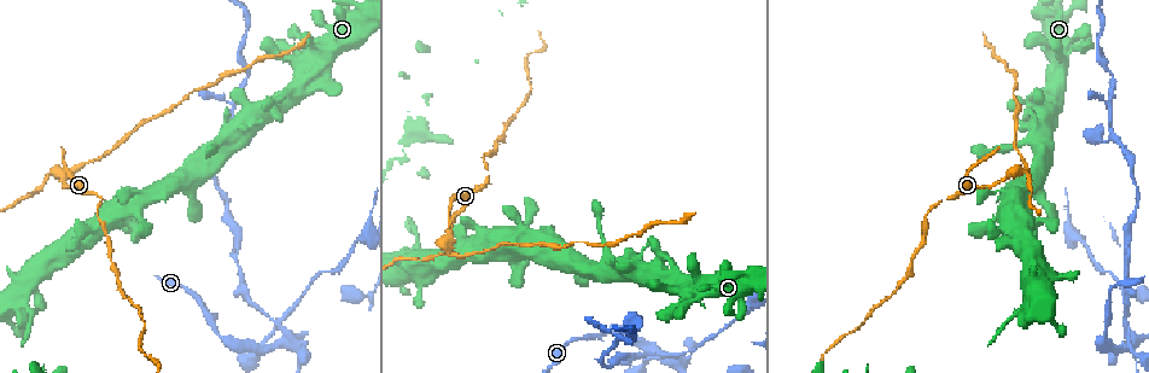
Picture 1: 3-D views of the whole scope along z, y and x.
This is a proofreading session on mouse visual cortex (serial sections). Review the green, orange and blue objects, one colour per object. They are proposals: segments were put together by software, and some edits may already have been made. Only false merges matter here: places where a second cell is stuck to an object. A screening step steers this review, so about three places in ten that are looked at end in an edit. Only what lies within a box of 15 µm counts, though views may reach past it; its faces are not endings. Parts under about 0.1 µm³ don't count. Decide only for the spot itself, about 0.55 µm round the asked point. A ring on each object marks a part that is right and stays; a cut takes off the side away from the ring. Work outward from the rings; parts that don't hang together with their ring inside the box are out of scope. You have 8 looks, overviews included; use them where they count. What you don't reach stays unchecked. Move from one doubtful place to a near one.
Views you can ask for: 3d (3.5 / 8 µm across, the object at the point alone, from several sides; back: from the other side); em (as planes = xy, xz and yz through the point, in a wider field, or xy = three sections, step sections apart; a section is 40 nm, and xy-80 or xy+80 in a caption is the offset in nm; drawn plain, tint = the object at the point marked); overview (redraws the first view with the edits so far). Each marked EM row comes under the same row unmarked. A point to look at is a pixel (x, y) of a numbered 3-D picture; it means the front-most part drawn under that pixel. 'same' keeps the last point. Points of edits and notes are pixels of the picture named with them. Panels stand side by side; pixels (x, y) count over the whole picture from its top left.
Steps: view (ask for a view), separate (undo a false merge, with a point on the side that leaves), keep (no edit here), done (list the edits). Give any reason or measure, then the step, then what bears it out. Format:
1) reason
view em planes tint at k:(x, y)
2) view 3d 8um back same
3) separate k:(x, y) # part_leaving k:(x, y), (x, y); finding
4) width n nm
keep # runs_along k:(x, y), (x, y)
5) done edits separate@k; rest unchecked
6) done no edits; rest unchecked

abrupt turn
view 3d 3.5um at 1:(288, 340)

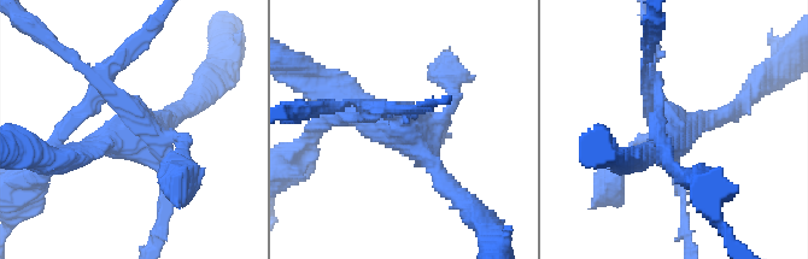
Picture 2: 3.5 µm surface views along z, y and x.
shape alone is not enough
view em xy step 2 tint at 2:(134, 127)

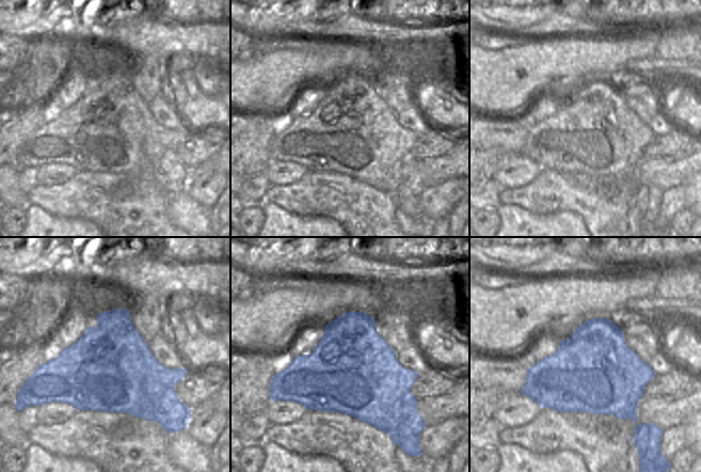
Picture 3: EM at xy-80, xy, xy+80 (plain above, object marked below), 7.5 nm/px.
separate 2:(659, 94) # part_leaving 2:(660, 116), (645, 71), (651, 39); a second cell is stuck on

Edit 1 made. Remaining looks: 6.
view 3d 8um at 1:(102, 200)

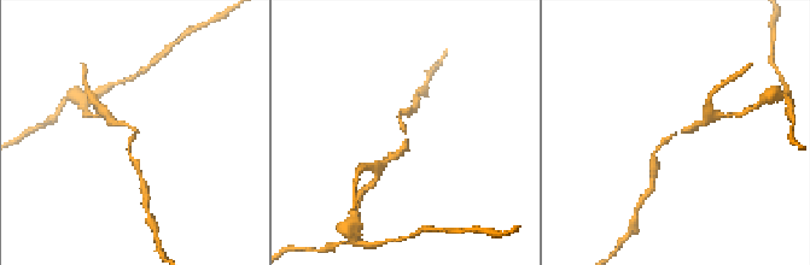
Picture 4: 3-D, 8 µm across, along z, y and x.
arm_widths 150, 200 nm
view em xy step 1 tint at 4:(681, 132)

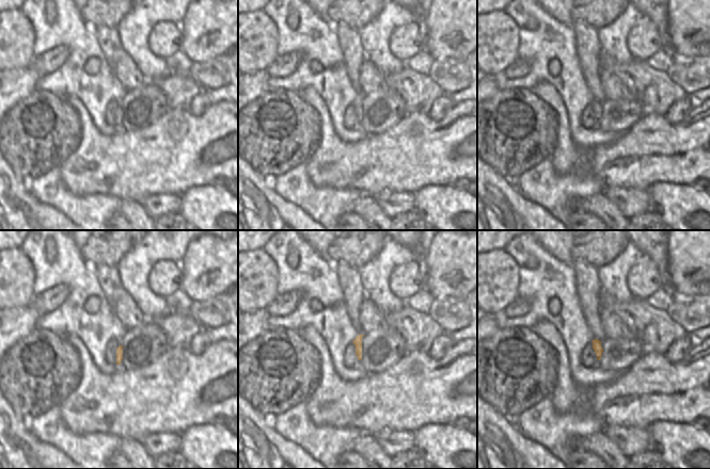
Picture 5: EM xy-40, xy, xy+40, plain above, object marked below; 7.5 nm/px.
keep # runs_along 4:(704, 123), (671, 135), (656, 151); continuous, no second cell

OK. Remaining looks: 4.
abrupt turn
view 3d 3.5um at 1:(447, 248)

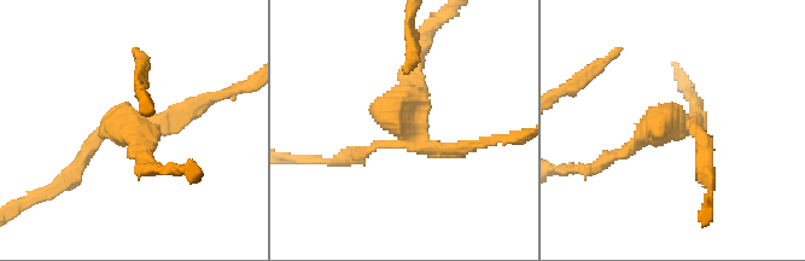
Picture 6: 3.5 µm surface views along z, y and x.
arm_widths 200, 200, 200 nm
separate 6:(459, 149) # part_leaving 6:(427, 144), (453, 150), (520, 135); two cells meet here

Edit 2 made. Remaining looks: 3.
done edits separate@2, separate@6; rest unchecked

